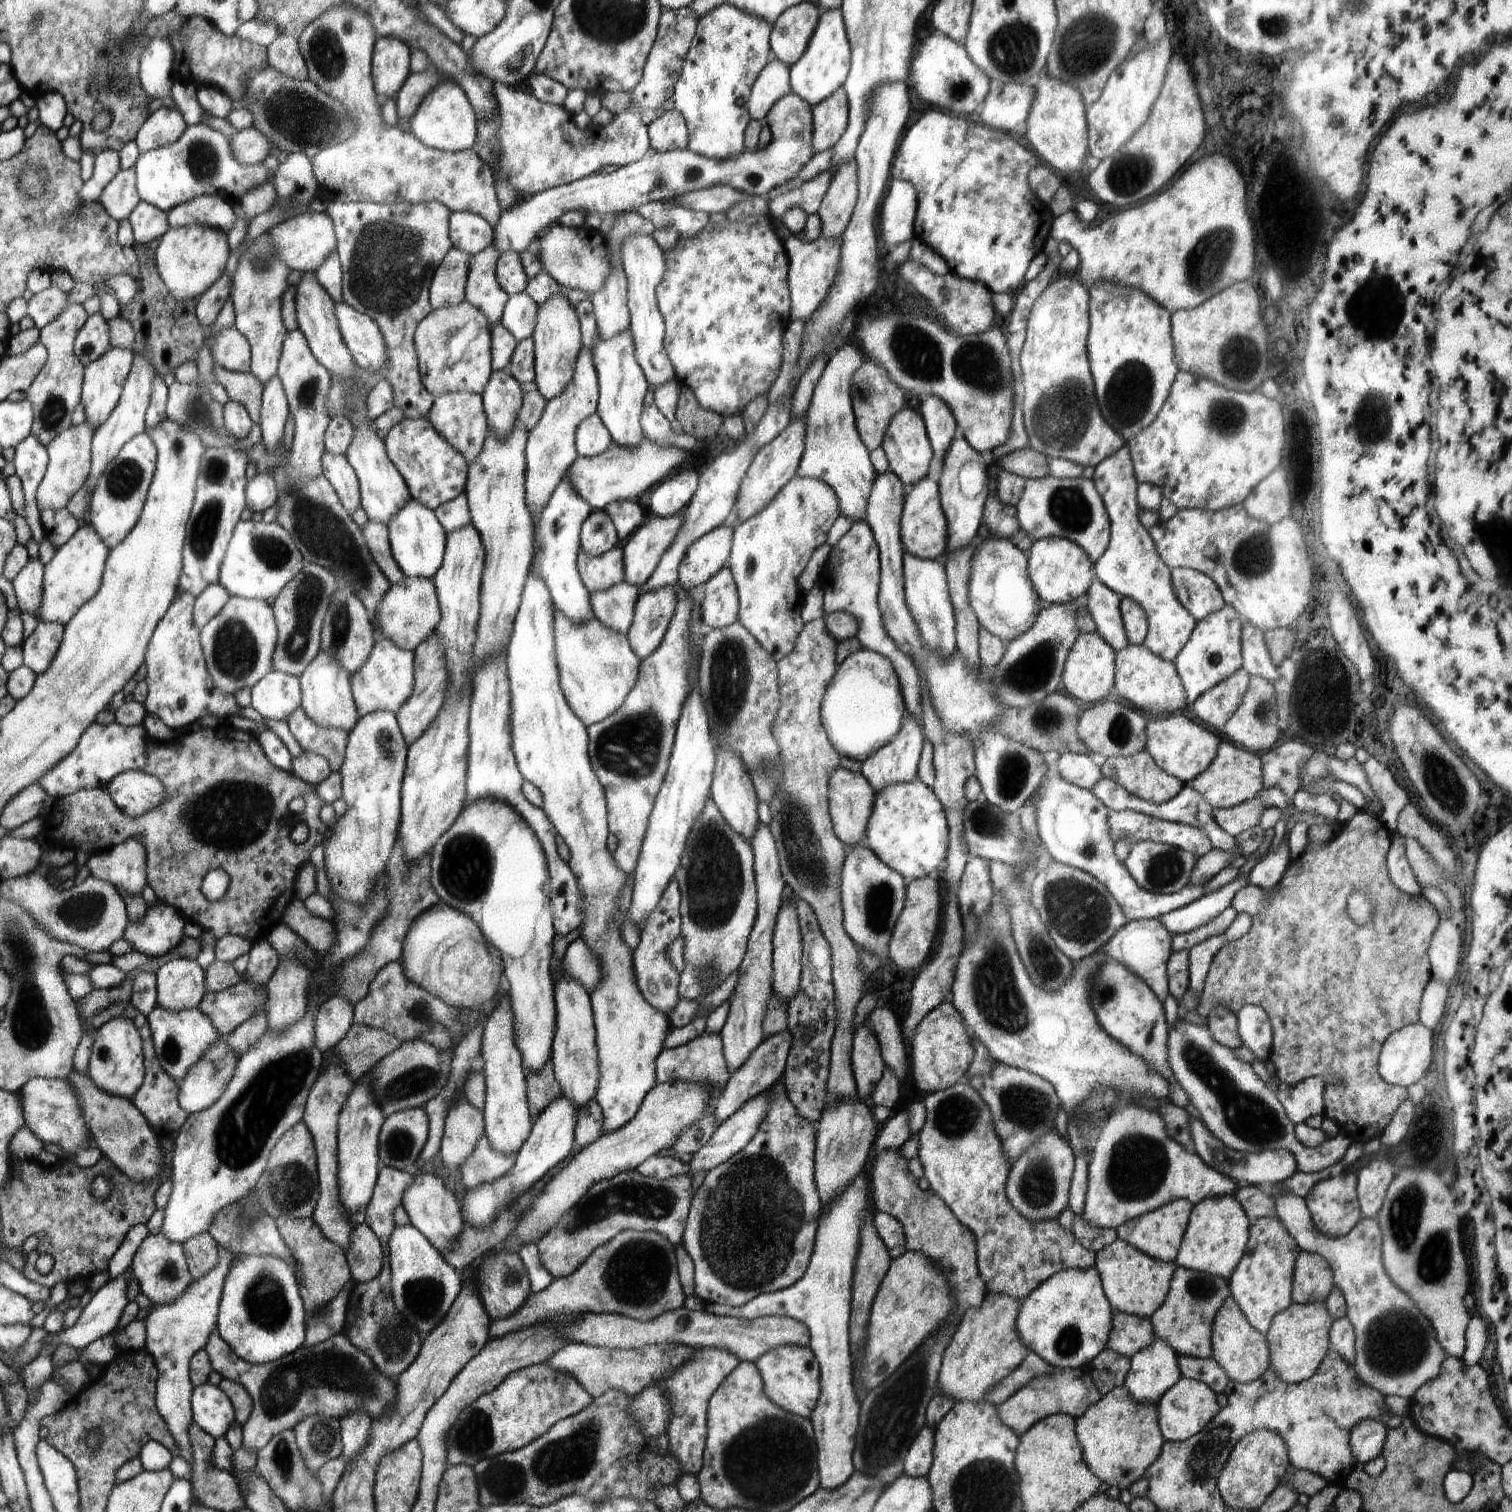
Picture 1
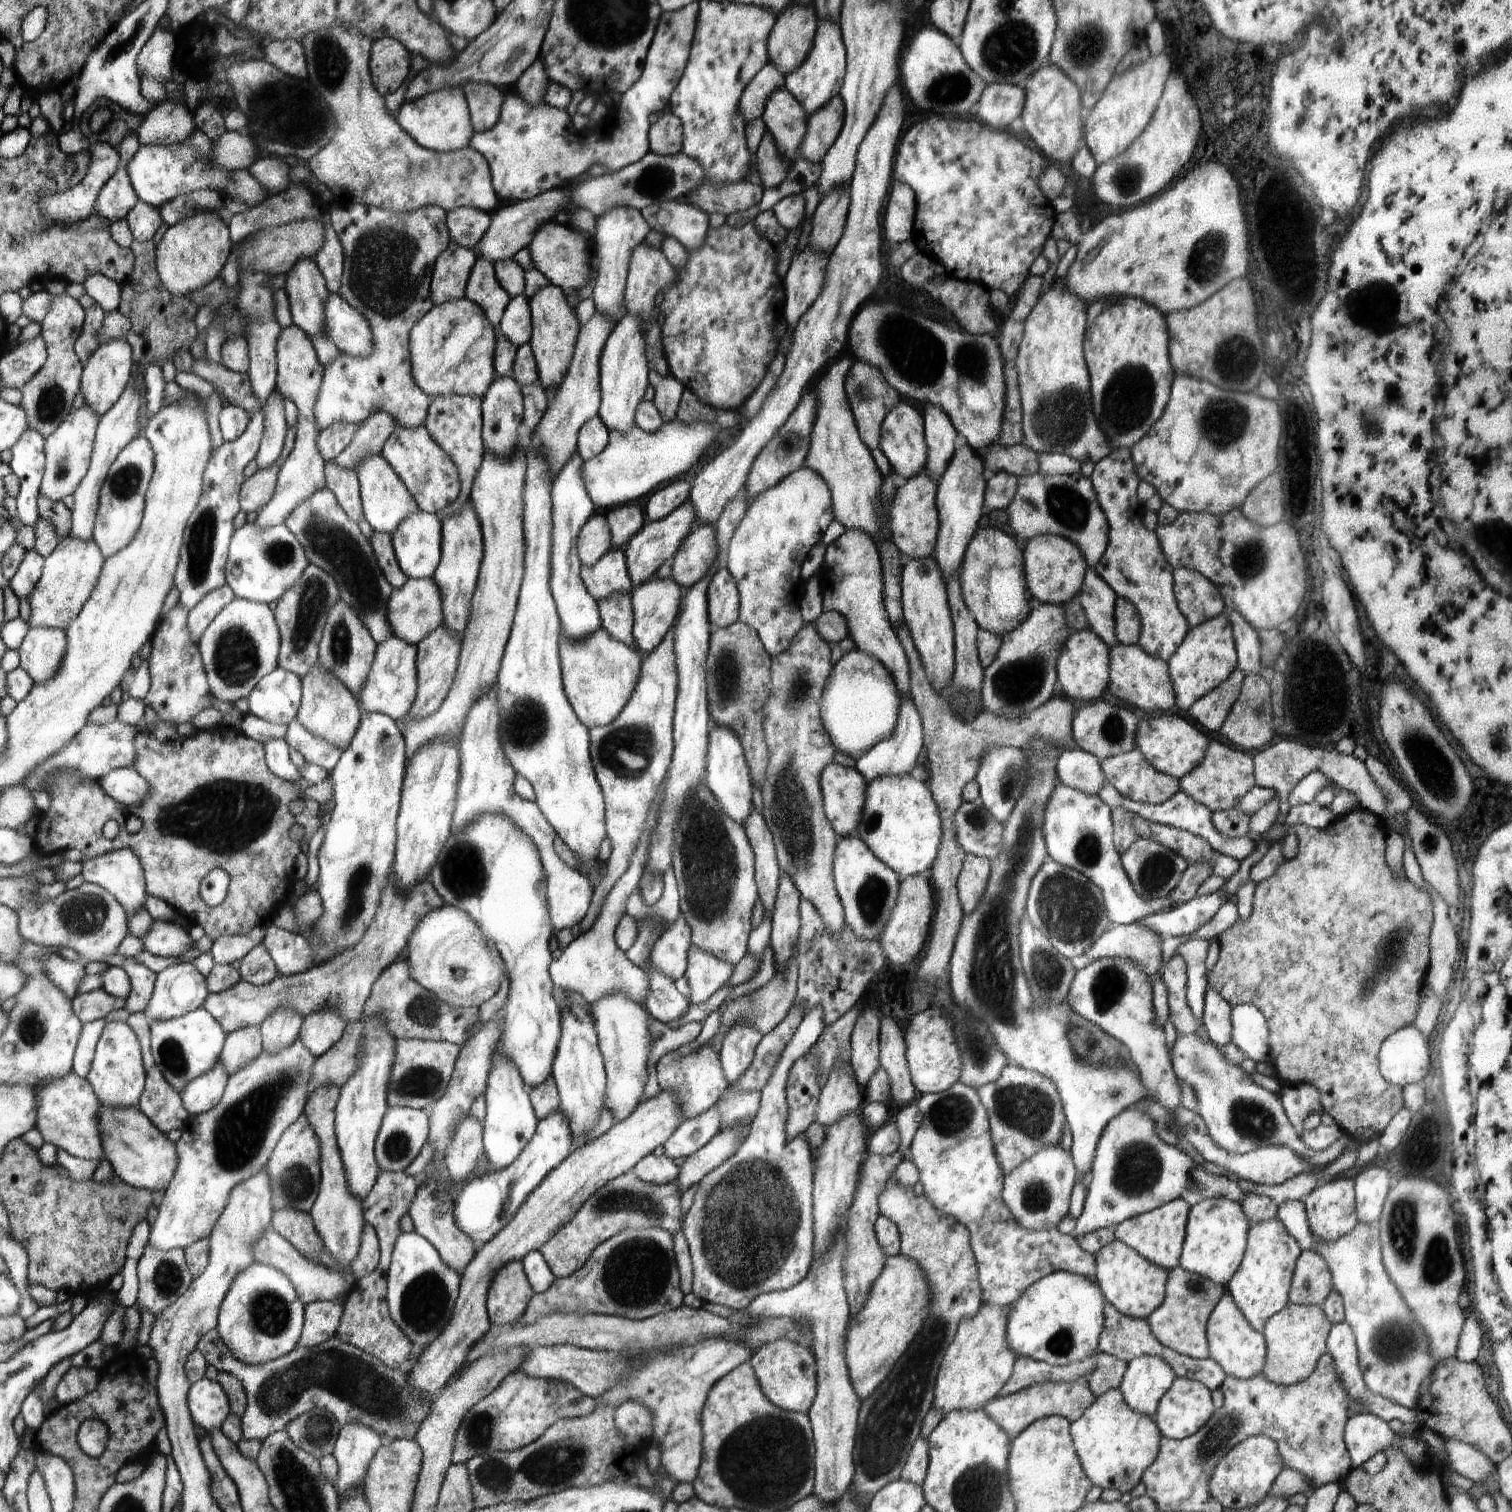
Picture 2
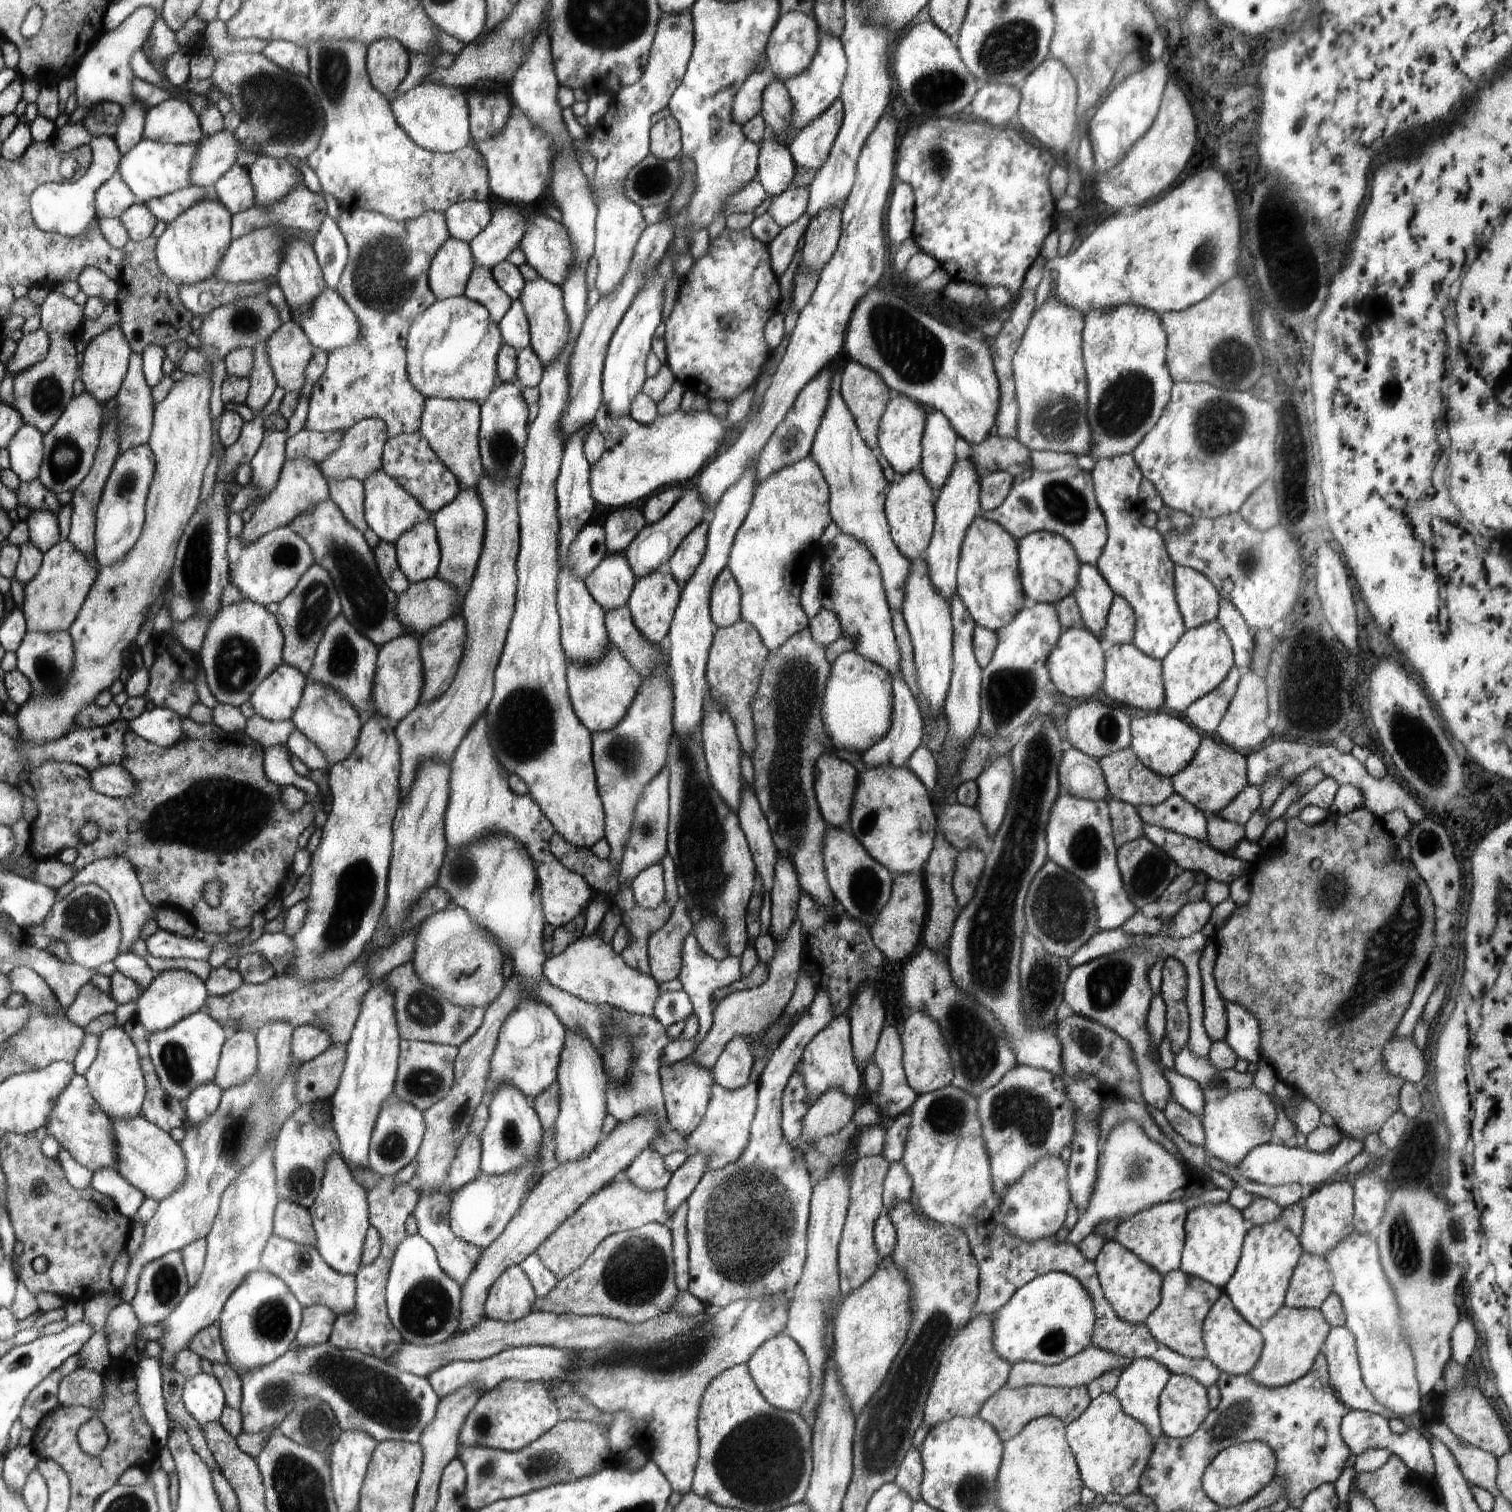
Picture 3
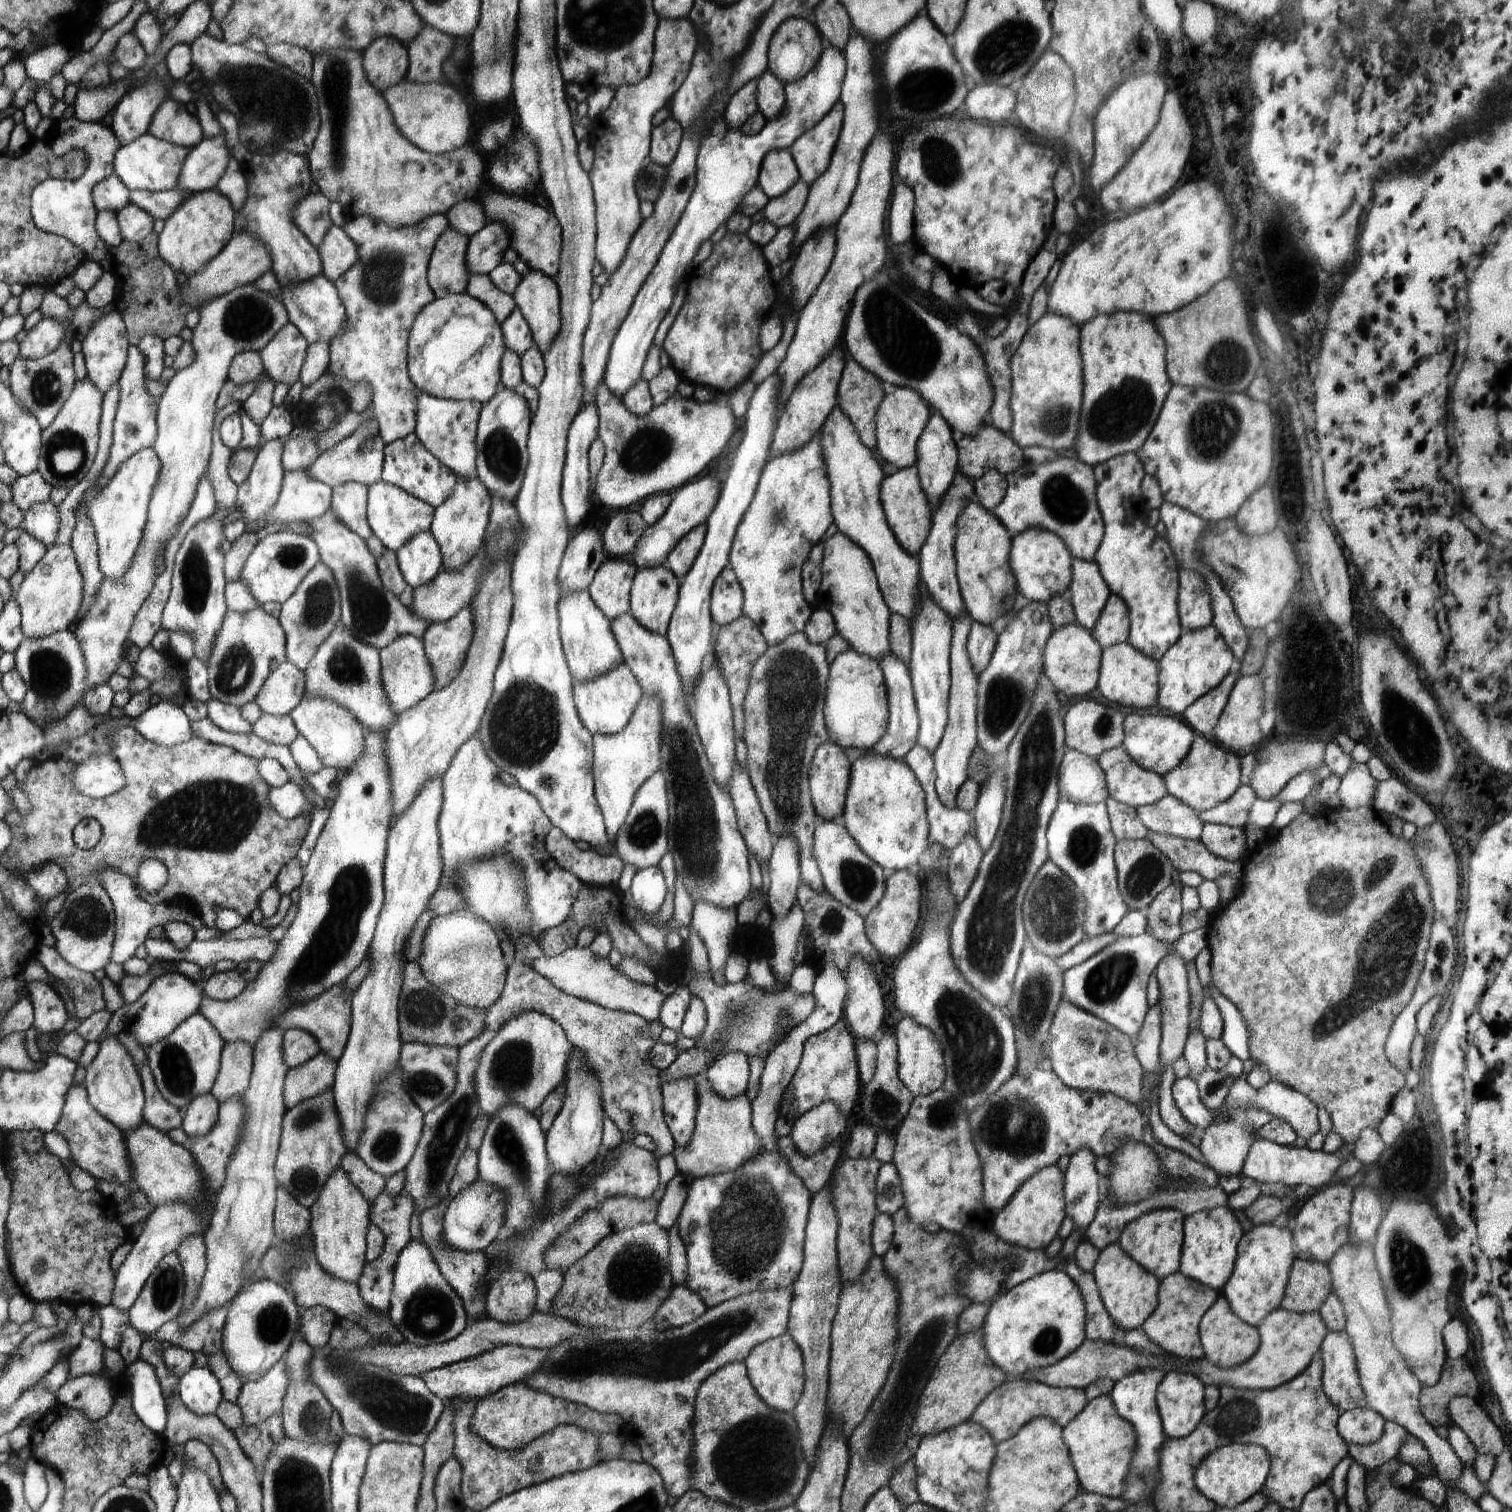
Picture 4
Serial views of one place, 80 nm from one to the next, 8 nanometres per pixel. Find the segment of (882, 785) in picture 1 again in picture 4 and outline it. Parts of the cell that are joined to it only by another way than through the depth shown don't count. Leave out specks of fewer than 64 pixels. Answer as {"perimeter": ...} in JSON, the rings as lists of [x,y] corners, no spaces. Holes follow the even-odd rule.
{"perimeter":[[[892,652],[888,657],[878,662],[887,688],[889,719],[884,736],[870,750],[875,755],[887,756],[894,760],[904,760],[906,753],[917,744],[920,728],[909,668],[903,662],[900,662]]]}

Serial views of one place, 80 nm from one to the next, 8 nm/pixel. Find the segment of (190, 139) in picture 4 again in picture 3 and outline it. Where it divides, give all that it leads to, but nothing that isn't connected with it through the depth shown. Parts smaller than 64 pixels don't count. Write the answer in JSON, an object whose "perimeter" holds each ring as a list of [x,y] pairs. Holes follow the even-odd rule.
{"perimeter":[[[180,98],[168,99],[147,110],[143,138],[173,145],[194,144],[202,138],[196,114]]]}

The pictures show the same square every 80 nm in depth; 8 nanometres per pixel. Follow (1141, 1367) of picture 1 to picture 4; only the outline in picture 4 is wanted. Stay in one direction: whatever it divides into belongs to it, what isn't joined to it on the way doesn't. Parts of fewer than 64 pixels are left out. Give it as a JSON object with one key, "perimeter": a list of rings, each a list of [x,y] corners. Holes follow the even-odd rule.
{"perimeter":[[[1152,1367],[1138,1369],[1116,1382],[1109,1394],[1114,1401],[1118,1414],[1125,1418],[1128,1423],[1133,1424],[1134,1430],[1137,1432],[1137,1450],[1135,1451],[1131,1471],[1125,1480],[1125,1494],[1122,1496],[1123,1499],[1128,1499],[1132,1504],[1140,1501],[1151,1502],[1151,1494],[1159,1483],[1159,1448],[1166,1436],[1156,1404],[1156,1395],[1158,1385],[1166,1374],[1166,1372]]]}

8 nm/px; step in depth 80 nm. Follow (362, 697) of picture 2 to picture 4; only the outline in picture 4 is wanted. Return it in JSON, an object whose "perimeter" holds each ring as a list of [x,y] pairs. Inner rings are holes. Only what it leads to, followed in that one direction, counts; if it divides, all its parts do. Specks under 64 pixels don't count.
{"perimeter":[[[402,635],[388,646],[380,649],[381,683],[393,714],[400,716],[409,708],[416,707],[433,690],[434,677],[432,665],[425,655],[422,639],[412,635]]]}

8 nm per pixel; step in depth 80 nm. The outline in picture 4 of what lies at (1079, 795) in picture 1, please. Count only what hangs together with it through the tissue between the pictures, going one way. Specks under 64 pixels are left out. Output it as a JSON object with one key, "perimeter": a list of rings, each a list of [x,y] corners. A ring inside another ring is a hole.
{"perimeter":[[[1064,795],[1059,797],[1059,801],[1047,826],[1047,853],[1049,859],[1074,882],[1076,891],[1080,895],[1084,895],[1087,907],[1083,927],[1085,936],[1088,939],[1111,933],[1118,926],[1122,917],[1130,912],[1130,908],[1124,902],[1118,888],[1117,868],[1114,858],[1116,843],[1117,840],[1112,834],[1107,804],[1105,802],[1078,804]]]}

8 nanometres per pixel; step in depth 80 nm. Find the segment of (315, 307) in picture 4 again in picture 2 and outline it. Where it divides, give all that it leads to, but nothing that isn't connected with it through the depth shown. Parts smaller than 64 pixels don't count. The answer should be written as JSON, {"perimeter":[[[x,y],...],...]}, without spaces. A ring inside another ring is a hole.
{"perimeter":[[[330,294],[325,305],[325,317],[327,318],[325,321],[325,335],[337,344],[342,353],[360,359],[365,359],[373,354],[375,336],[369,320],[349,305],[339,294]]]}

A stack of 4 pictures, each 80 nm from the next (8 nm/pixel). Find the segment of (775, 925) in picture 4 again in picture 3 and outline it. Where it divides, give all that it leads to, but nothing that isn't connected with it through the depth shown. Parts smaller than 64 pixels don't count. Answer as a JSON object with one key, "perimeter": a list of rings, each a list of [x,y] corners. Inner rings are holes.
{"perimeter":[[[797,918],[787,937],[776,943],[775,955],[768,969],[766,982],[754,987],[726,995],[713,1007],[713,1023],[698,1049],[688,1059],[712,1069],[724,1047],[736,1035],[760,1037],[781,1016],[797,987],[804,954],[801,921]]]}

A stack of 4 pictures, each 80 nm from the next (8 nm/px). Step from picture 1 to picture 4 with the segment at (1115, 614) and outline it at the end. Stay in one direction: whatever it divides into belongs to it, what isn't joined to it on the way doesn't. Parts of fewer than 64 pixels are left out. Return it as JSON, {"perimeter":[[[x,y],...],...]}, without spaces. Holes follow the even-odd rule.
{"perimeter":[[[1073,558],[1073,577],[1067,594],[1078,624],[1092,632],[1112,594],[1095,561]]]}

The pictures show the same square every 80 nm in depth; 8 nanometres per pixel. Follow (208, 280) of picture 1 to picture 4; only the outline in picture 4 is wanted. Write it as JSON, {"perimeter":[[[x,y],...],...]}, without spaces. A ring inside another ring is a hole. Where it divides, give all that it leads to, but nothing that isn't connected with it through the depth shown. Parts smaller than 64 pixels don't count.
{"perimeter":[[[204,191],[190,195],[182,208],[165,220],[157,240],[159,257],[174,272],[182,272],[187,278],[201,273],[236,234],[236,216],[233,205],[220,192]]]}

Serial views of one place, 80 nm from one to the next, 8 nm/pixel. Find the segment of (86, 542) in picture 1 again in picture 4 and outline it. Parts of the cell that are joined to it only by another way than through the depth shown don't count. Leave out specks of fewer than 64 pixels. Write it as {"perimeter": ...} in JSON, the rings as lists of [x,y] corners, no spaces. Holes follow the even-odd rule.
{"perimeter":[[[56,543],[48,548],[42,560],[24,577],[15,597],[21,610],[23,635],[38,638],[72,629],[85,598],[84,586],[86,580],[72,546]]]}

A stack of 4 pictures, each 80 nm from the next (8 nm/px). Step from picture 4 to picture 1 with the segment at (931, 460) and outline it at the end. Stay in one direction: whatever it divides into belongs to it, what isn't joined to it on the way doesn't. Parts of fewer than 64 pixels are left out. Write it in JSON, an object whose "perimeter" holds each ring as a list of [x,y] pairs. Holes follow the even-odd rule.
{"perimeter":[[[926,396],[920,406],[921,417],[934,453],[934,458],[943,460],[946,451],[954,440],[957,427],[952,411],[938,397]]]}

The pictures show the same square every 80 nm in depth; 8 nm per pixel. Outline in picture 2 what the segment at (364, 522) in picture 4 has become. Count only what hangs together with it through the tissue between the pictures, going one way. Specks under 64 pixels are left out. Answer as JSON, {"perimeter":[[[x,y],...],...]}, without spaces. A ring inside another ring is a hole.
{"perimeter":[[[334,460],[325,461],[325,485],[334,492],[341,507],[352,520],[358,522],[364,518],[360,478],[354,469],[347,469]]]}

